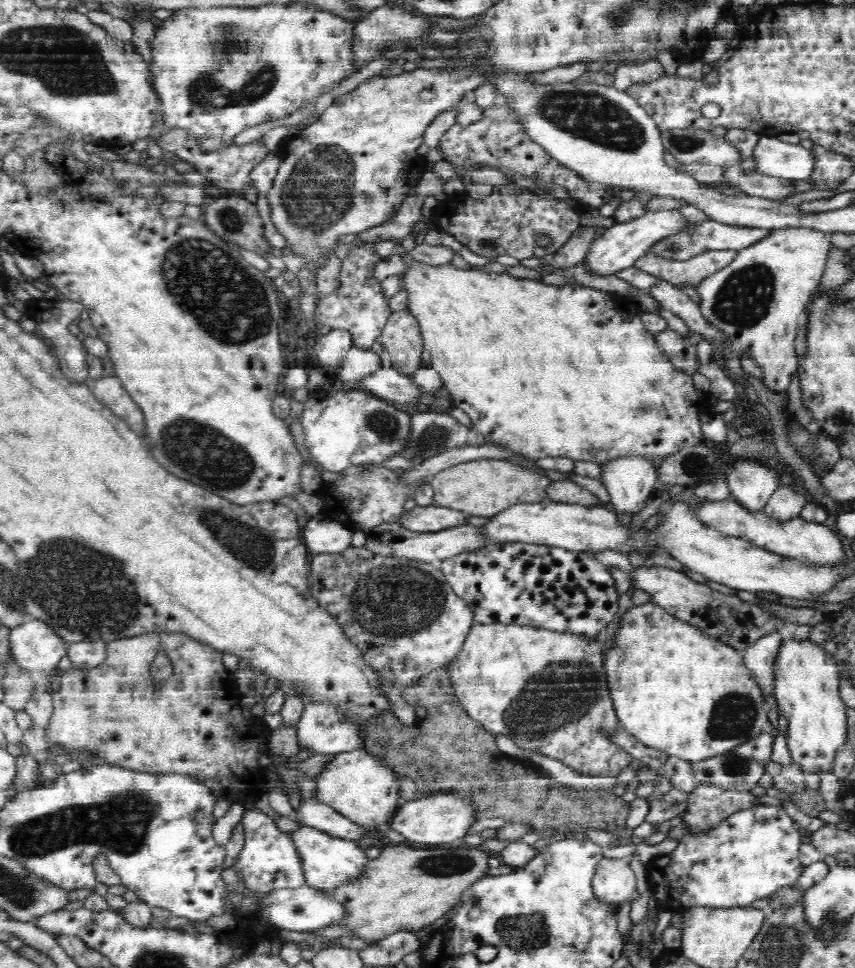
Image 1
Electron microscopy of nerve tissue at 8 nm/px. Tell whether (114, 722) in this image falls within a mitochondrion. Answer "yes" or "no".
yes

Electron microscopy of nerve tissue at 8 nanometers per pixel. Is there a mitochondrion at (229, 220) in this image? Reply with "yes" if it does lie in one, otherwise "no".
yes

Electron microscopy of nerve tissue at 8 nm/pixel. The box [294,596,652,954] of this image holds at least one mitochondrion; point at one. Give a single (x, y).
(564, 694)

